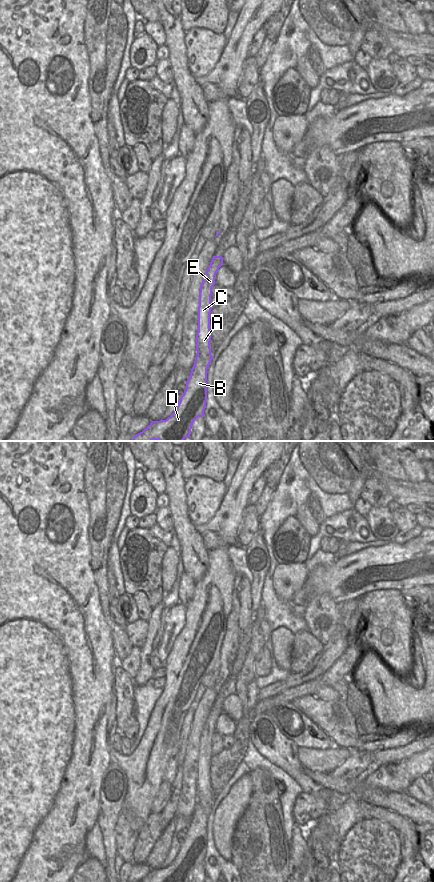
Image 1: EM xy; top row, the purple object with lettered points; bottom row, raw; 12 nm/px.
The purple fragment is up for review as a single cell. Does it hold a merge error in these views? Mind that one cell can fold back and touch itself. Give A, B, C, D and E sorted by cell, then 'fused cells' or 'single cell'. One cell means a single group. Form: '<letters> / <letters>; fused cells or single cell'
A C E / B D; fused cells

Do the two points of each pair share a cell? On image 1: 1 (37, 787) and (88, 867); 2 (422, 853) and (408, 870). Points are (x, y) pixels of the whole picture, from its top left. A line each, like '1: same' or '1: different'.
1: different
2: same

